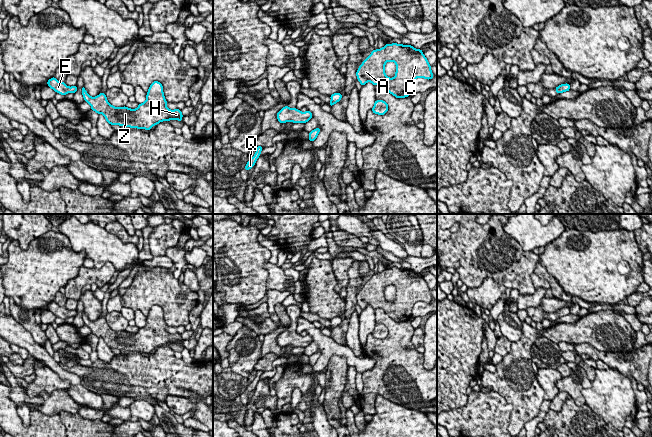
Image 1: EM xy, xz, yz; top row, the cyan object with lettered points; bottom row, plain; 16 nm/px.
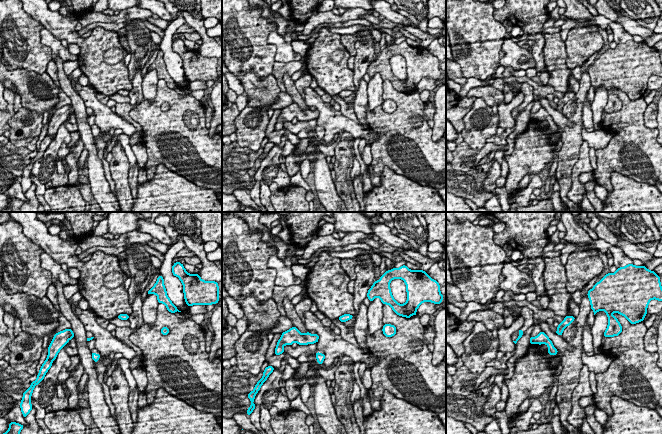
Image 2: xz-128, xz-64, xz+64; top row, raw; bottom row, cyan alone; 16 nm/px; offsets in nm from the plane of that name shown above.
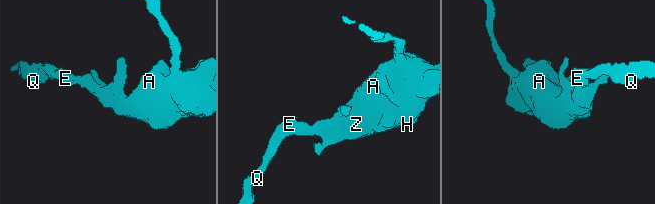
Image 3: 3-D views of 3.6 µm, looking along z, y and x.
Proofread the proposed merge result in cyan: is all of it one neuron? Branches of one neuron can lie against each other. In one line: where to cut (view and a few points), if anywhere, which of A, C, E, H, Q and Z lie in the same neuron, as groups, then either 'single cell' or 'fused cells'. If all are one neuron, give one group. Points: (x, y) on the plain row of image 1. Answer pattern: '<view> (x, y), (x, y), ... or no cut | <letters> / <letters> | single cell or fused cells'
no cut | A C E H Q Z | single cell

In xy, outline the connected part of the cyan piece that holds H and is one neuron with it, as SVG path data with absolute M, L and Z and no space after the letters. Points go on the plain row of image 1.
M154 305L147 316L146 325L138 328L137 333L112 330L106 322L105 317L96 321L88 319L85 312L82 312L84 325L91 329L91 333L98 338L103 338L111 349L120 349L131 352L150 354L154 349L162 345L176 343L182 346L181 334L170 334L166 331L167 325L164 321L163 310L160 306Z

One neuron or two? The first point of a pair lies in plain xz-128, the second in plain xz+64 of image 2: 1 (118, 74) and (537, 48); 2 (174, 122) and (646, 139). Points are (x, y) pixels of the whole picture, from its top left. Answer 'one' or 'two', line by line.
1: two
2: one

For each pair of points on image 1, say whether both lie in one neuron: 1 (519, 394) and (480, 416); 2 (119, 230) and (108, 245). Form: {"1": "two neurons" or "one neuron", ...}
{"1": "two neurons", "2": "two neurons"}

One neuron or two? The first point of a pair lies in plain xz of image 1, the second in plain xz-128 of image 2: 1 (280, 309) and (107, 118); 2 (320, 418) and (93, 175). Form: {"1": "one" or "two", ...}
{"1": "two", "2": "one"}

